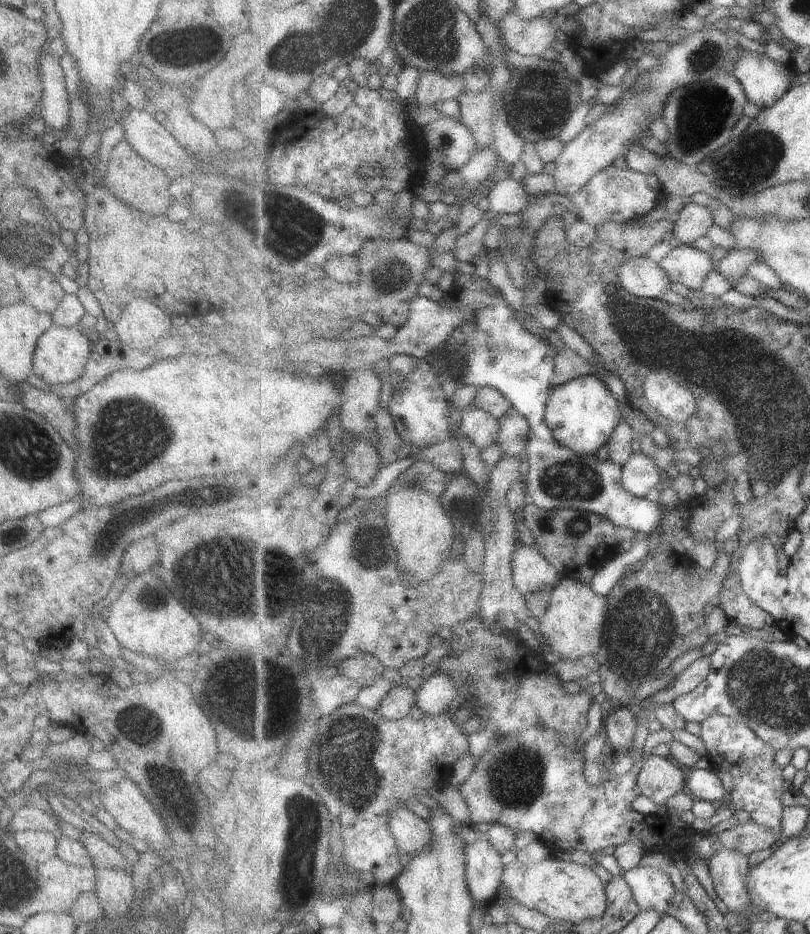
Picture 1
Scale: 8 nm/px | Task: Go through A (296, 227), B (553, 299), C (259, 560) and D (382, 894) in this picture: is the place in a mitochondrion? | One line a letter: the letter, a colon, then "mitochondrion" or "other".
A: mitochondrion
B: other
C: mitochondrion
D: other

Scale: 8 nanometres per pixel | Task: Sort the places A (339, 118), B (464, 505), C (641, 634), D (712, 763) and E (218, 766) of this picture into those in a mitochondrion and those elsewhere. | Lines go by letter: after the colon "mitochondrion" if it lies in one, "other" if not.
A: other
B: mitochondrion
C: mitochondrion
D: other
E: other

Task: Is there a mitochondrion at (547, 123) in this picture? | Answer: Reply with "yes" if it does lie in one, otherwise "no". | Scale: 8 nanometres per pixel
no

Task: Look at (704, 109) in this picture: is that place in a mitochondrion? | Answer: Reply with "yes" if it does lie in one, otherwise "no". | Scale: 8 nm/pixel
yes

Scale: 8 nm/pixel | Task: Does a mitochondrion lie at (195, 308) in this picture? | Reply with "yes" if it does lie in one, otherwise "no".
no

